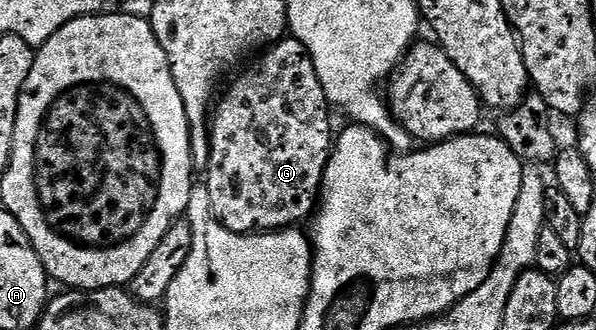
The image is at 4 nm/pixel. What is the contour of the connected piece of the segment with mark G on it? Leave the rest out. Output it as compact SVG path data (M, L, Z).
M284 38L277 44L270 45L258 57L259 61L252 66L248 72L240 71L235 81L231 84L231 89L223 96L223 101L214 109L209 120L209 135L211 137L211 157L205 169L205 183L209 190L209 202L211 203L211 213L218 218L220 224L224 224L230 232L241 232L244 234L254 234L257 232L278 232L290 229L298 220L303 220L316 211L317 201L321 196L323 187L323 175L327 169L327 163L331 157L333 147L333 132L331 136L331 112L327 102L327 95L321 86L321 78L317 78L317 70L311 61L309 50L299 40L294 38Z

